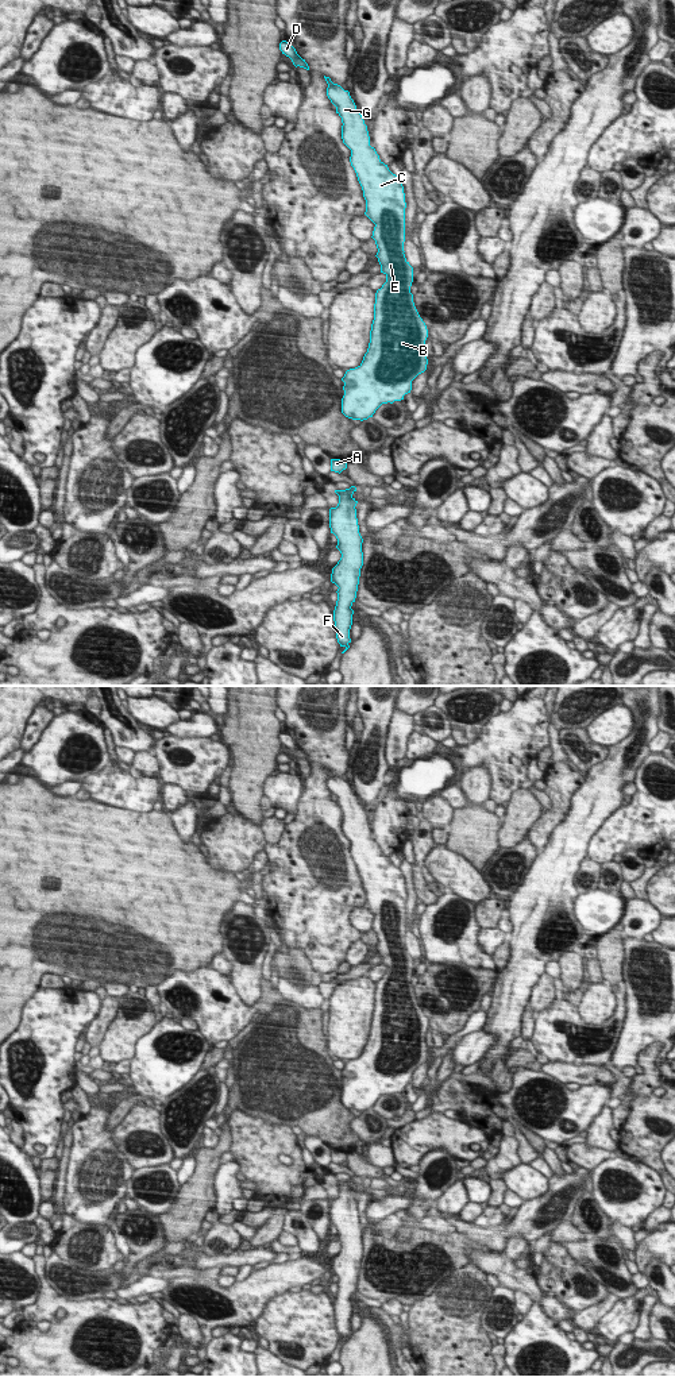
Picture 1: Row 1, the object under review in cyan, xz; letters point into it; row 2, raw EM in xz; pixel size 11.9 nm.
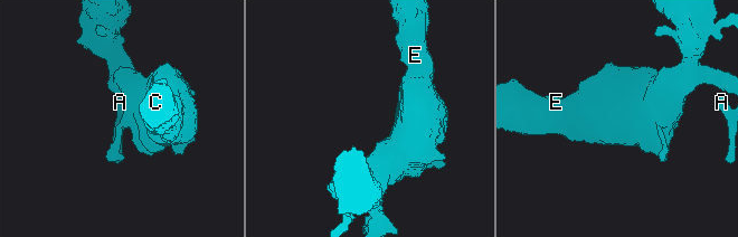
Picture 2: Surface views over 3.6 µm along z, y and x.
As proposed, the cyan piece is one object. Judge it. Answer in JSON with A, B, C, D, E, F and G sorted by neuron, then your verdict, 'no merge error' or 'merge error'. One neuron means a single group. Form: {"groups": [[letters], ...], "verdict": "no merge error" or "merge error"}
{"groups": [["A"], ["B", "C", "D", "E", "F", "G"]], "verdict": "merge error"}

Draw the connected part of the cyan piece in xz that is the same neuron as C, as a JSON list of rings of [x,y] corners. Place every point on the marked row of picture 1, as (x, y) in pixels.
[[[325,77],[328,84],[327,96],[336,107],[336,113],[342,117],[342,139],[351,150],[350,162],[354,167],[358,181],[366,200],[364,215],[375,224],[373,239],[378,252],[381,273],[386,275],[386,282],[375,293],[374,320],[370,331],[370,343],[362,363],[346,371],[344,396],[342,398],[342,413],[352,420],[367,420],[373,417],[382,404],[393,404],[404,400],[410,393],[412,381],[427,370],[428,359],[424,344],[428,338],[428,329],[420,317],[410,286],[413,282],[413,267],[405,258],[405,193],[400,178],[385,165],[375,148],[370,146],[367,126],[358,112],[348,90],[333,84]]]

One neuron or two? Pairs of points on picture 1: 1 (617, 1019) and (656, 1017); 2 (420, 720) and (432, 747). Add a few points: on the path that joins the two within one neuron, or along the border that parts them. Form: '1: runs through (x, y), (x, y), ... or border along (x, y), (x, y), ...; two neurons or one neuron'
1: border along (625, 990), (624, 1026), (614, 1050); two neurons
2: border along (425, 733), (438, 743); two neurons

